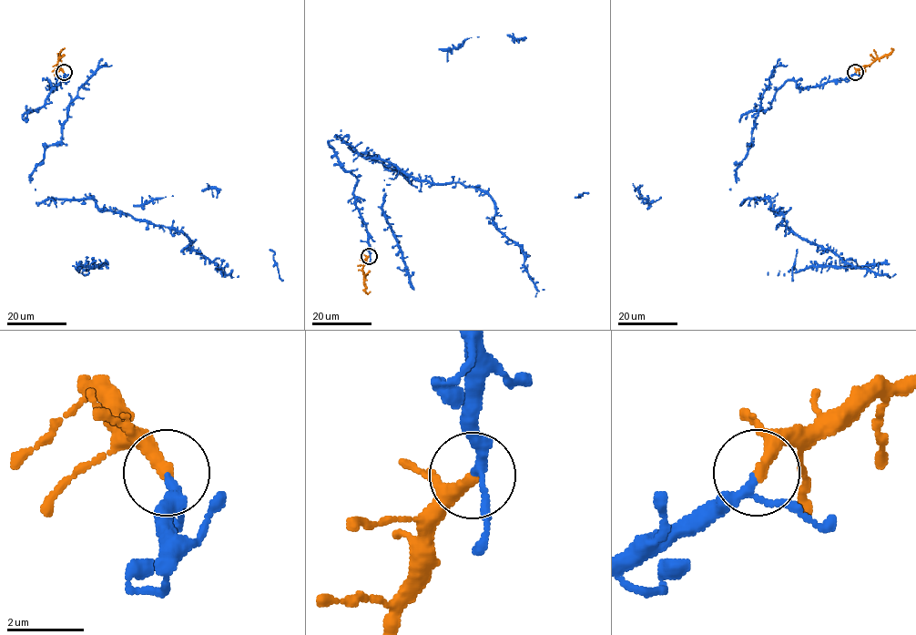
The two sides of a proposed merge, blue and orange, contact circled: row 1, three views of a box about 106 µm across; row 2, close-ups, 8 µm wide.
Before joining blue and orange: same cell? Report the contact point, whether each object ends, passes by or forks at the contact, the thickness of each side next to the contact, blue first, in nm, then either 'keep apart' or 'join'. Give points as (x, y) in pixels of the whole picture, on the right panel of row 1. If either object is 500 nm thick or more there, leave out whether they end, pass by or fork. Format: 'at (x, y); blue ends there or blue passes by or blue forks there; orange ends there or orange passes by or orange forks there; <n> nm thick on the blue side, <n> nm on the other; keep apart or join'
at (855, 72); blue passes by; orange ends there; 180 nm thick on the blue side, 360 nm on the other; join

